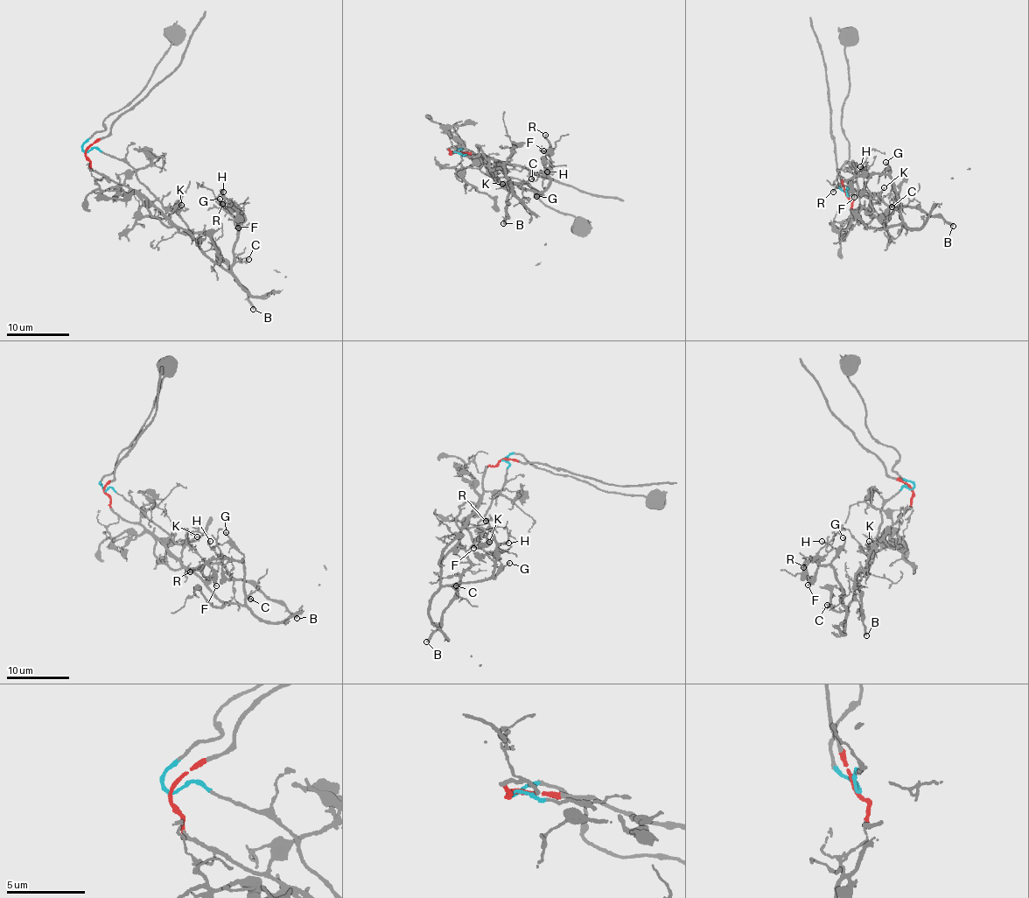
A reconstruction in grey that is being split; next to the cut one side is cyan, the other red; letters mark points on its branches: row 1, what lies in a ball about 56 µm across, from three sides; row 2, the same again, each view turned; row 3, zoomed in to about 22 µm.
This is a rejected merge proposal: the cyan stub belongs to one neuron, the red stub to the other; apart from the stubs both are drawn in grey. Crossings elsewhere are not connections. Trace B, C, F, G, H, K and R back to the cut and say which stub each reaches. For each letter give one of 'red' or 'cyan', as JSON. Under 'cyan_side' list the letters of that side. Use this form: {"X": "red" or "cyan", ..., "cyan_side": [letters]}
{"B": "cyan", "C": "red", "F": "red", "G": "red", "H": "red", "K": "cyan", "R": "red", "cyan_side": ["B", "K"]}

